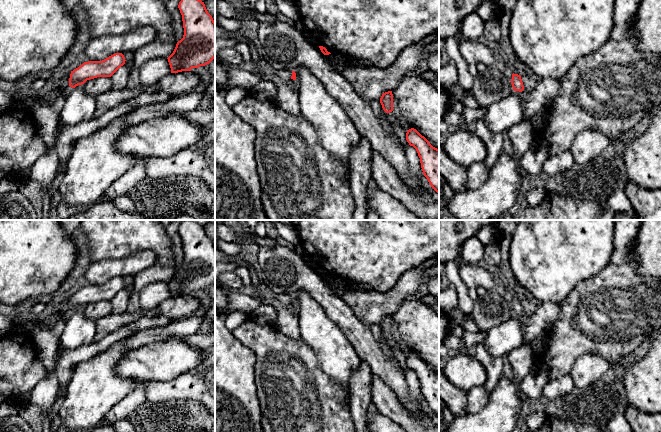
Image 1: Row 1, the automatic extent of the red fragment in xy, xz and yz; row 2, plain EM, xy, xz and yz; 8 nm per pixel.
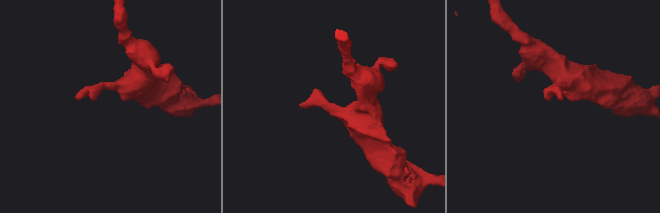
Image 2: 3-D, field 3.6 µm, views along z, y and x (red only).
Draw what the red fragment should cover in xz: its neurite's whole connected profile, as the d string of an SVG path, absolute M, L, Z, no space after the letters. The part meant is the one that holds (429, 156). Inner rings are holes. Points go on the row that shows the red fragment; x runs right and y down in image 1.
M414 128L407 131L406 140L410 146L416 149L424 176L427 178L431 187L439 193L439 149L433 147Z

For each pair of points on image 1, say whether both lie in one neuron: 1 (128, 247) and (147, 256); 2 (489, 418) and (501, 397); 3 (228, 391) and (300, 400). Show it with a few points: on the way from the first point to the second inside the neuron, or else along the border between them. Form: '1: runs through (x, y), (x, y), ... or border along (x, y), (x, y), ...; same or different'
1: border along (157, 256), (150, 250), (140, 250), (116, 259); different
2: runs through (494, 413), (501, 406), (501, 402); same
3: border along (253, 372), (261, 418); different

